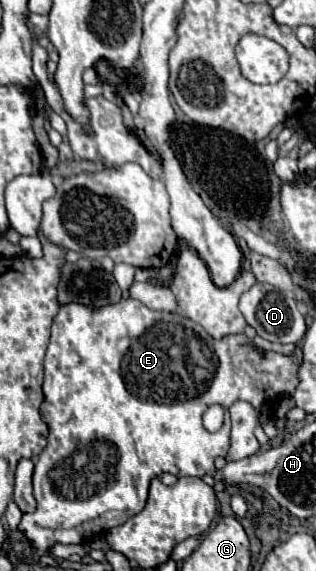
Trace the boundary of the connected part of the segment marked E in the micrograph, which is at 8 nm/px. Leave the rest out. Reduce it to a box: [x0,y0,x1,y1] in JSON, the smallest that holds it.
[19,298,299,554]

